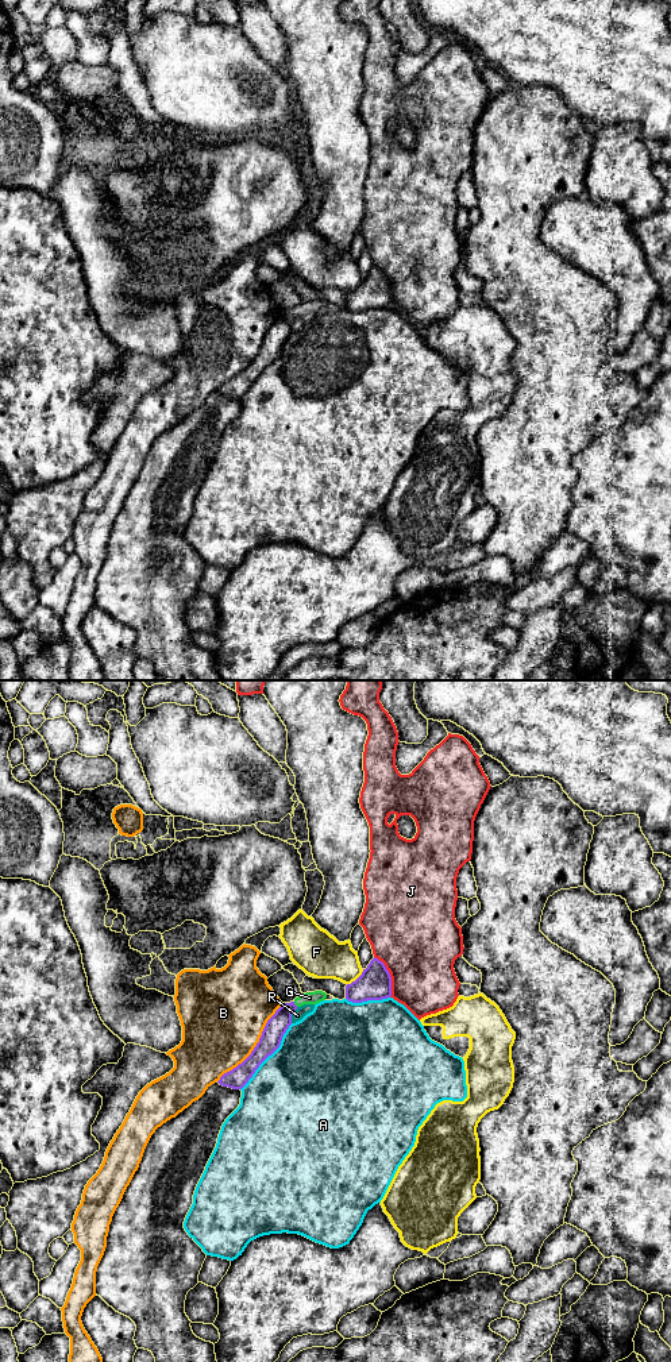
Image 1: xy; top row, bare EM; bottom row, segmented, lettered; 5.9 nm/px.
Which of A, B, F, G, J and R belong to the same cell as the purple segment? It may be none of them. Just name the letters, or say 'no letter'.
G

